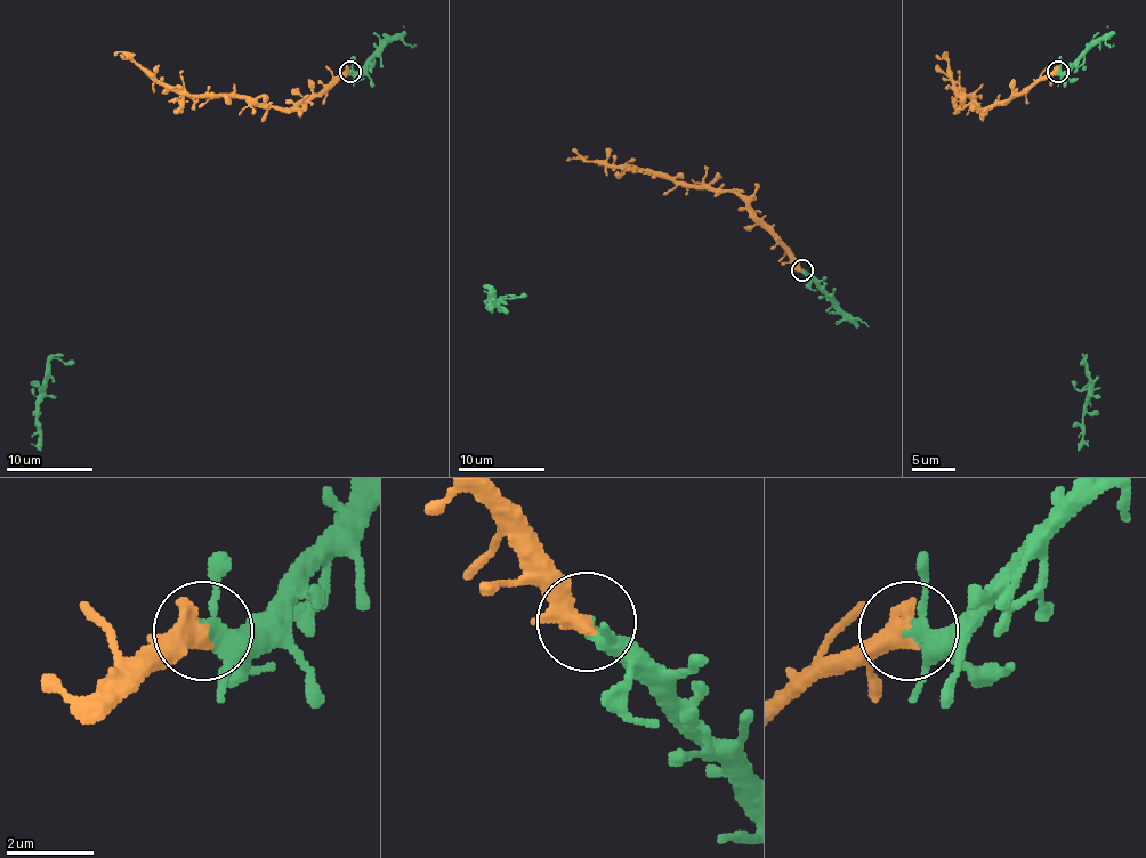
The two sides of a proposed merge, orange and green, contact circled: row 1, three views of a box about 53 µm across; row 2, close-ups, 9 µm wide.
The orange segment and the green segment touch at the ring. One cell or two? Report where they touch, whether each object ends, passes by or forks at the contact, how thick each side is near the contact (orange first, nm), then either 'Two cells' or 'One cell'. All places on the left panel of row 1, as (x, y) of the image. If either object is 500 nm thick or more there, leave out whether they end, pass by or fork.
Place: (349, 71). Thickness 600 nm (orange) against 260 nm. One cell

